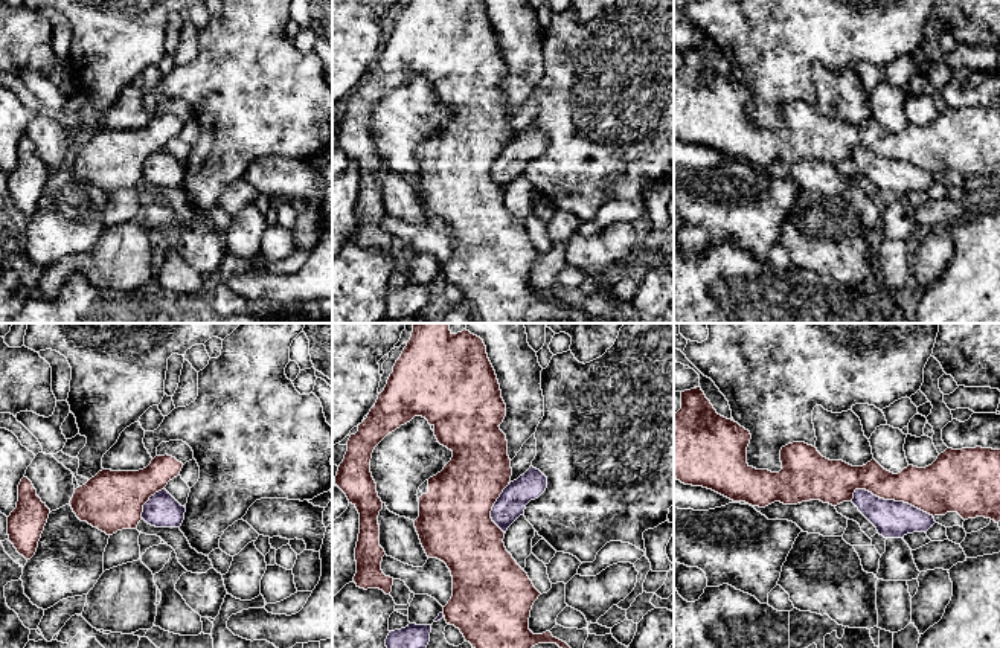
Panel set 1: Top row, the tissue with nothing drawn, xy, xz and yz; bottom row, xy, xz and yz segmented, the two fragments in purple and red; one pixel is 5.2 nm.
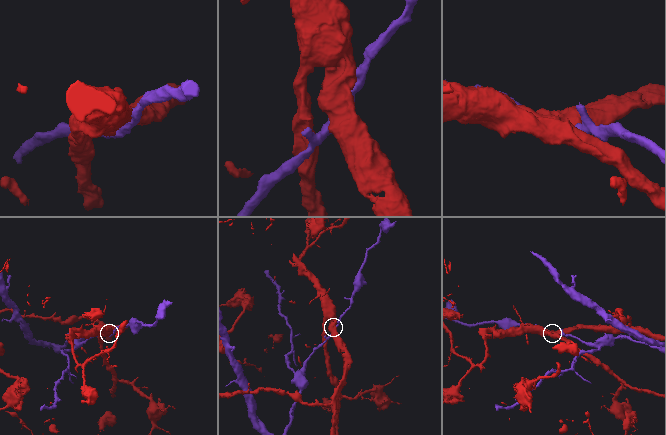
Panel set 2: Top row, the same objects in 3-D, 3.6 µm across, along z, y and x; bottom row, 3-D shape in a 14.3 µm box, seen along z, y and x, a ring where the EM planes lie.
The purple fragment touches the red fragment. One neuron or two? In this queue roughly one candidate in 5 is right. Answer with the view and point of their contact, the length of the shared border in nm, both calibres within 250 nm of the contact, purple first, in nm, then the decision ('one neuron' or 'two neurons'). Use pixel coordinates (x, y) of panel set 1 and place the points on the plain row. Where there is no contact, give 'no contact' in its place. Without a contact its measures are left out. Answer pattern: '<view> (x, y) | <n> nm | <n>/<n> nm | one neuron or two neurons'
yz (891, 159) | 440 nm | 190/260 nm | two neurons

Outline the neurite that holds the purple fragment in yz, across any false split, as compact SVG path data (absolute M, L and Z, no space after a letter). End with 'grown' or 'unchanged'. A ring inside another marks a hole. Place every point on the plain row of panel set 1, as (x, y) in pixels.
M855 148L852 162L884 197L904 197L927 191L936 180L933 174L904 160L884 159L866 148Z | unchanged

